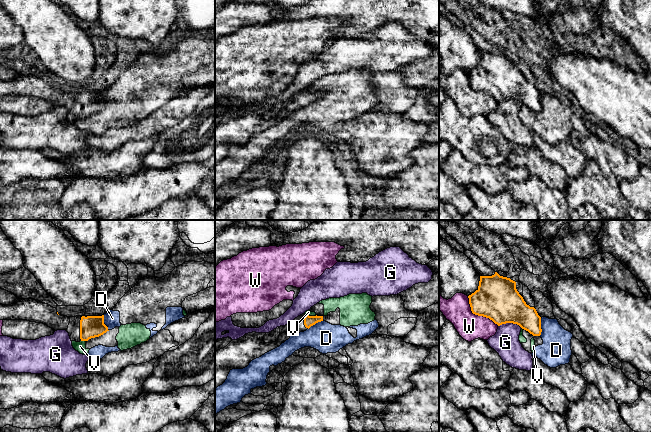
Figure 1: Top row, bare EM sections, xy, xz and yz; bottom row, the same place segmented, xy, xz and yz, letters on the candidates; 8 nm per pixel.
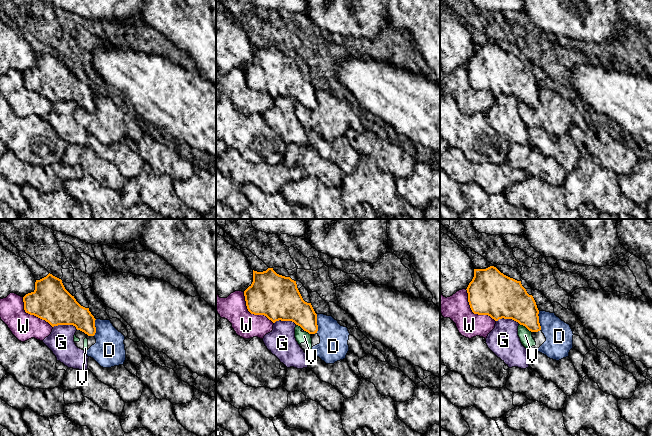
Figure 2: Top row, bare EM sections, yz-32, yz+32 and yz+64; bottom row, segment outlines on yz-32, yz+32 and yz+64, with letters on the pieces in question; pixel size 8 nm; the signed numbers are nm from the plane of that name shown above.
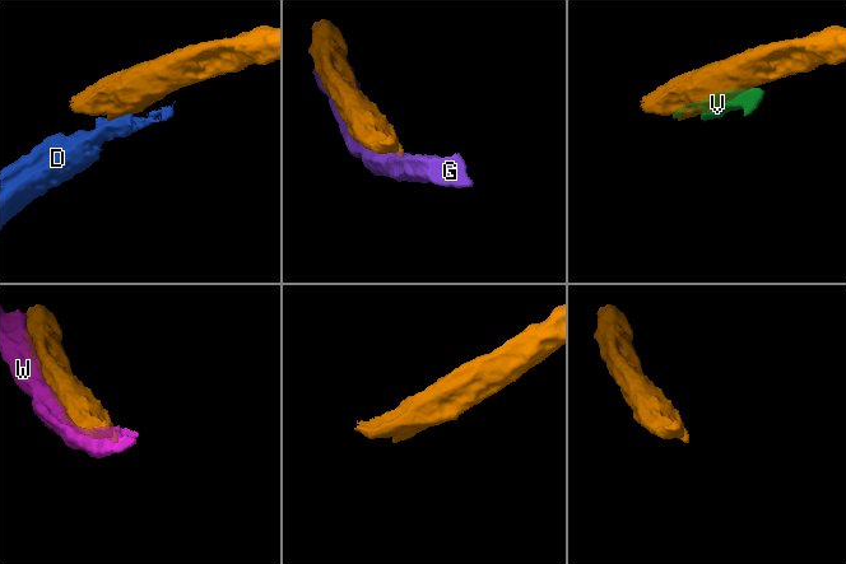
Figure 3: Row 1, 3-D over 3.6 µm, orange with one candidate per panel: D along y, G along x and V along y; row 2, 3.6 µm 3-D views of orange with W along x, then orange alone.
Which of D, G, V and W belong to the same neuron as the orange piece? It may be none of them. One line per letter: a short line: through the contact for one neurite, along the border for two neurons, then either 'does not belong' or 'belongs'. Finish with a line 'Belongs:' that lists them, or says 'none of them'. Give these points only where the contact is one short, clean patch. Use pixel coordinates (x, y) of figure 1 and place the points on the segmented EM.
D: line yz (541, 318), (541, 333), (539, 335); does not belong
G: does not belong
V: does not belong
W: does not belong
Belongs: none of them

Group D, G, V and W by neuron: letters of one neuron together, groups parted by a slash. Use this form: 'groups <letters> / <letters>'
groups D V / G / W

